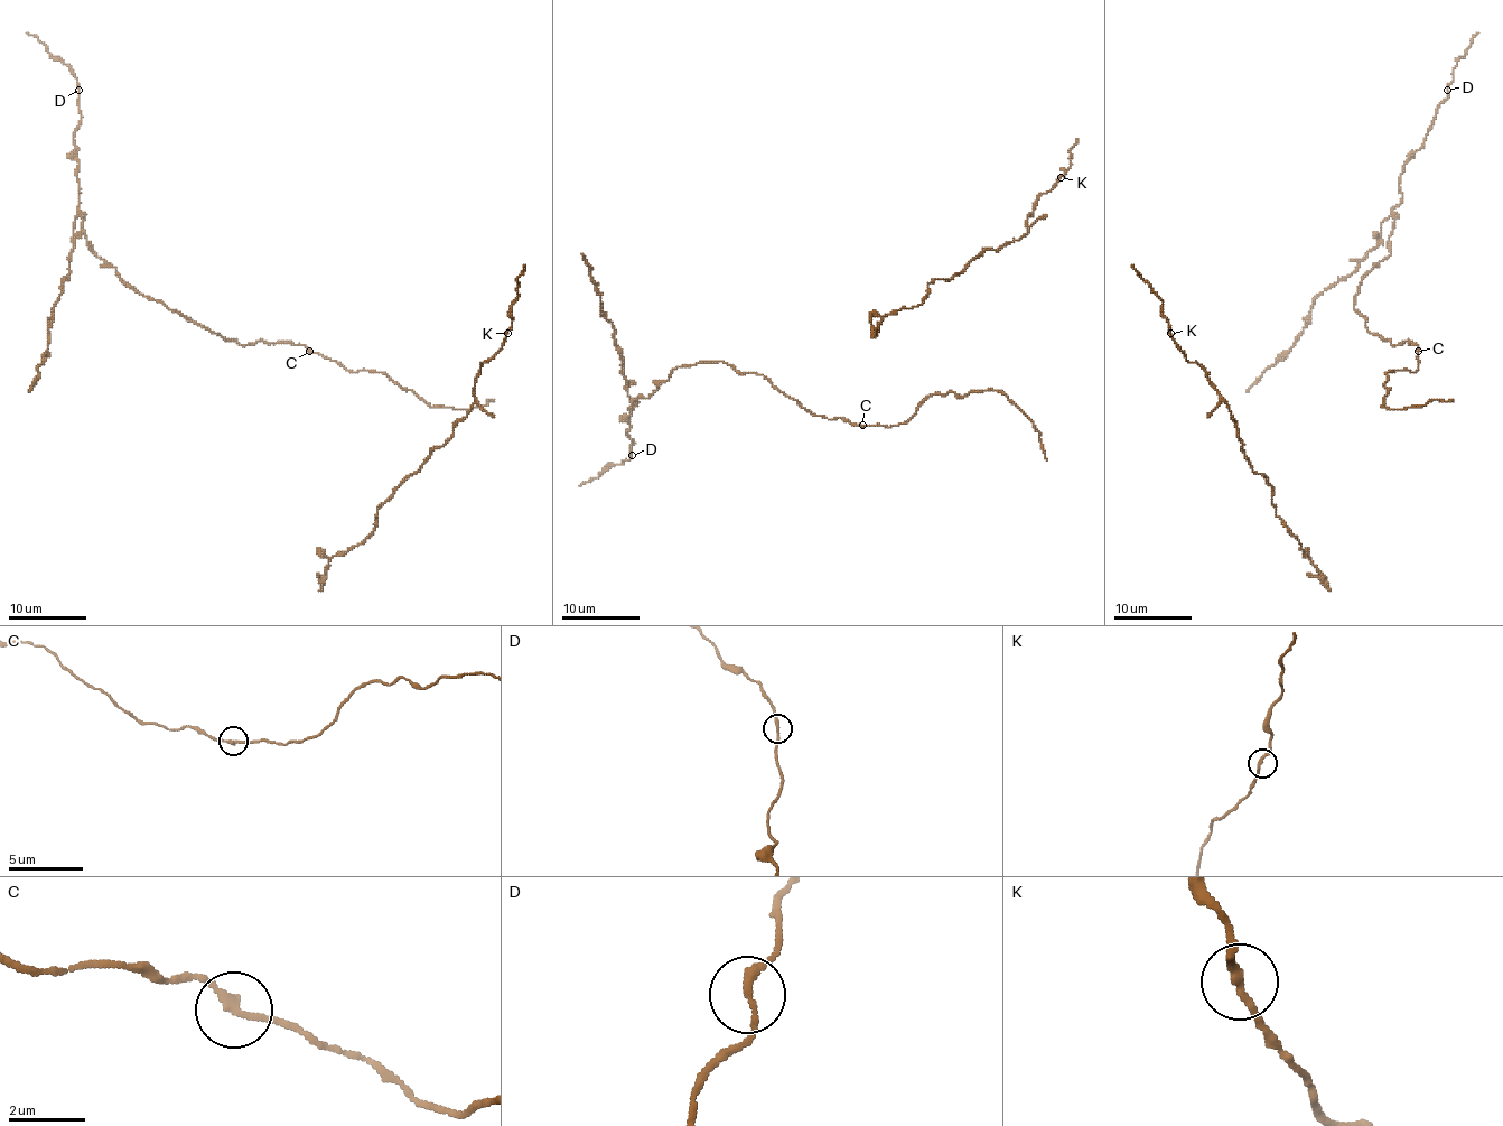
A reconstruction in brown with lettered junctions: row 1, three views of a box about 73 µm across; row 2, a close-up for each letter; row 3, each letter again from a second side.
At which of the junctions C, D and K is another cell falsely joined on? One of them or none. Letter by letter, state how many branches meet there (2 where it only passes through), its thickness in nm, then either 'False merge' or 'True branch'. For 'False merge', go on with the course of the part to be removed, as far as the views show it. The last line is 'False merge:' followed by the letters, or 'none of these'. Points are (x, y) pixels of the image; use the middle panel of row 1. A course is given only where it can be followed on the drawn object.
C: Branches: 2. Thickness 190 nm. True branch
D: Branches: 2. Thickness 190 nm. True branch
K: Branches: 2. Thickness 190 nm. True branch
False merge: none of these

